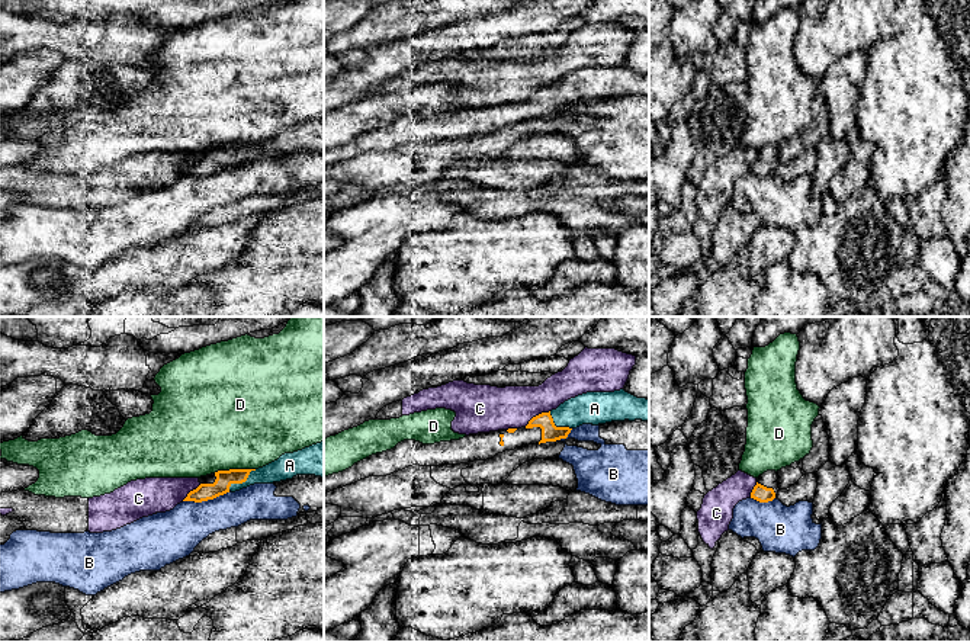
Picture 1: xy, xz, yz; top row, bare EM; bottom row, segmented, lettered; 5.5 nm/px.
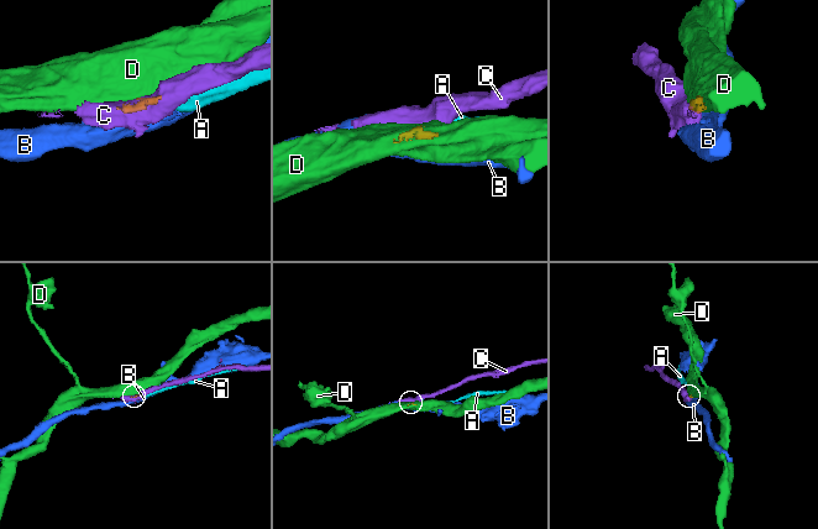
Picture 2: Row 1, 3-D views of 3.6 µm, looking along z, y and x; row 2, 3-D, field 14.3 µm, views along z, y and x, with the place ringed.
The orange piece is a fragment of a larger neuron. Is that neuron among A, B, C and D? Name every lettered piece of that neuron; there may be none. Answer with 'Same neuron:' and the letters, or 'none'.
Same neuron: A

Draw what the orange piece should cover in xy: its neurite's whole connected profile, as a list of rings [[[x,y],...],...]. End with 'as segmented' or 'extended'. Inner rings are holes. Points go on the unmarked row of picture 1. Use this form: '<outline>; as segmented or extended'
[[[324,116],[293,128],[285,128],[258,144],[229,144],[200,151],[200,160],[190,166],[183,176],[202,177],[254,158],[280,157],[296,150],[324,153]]]; extended

